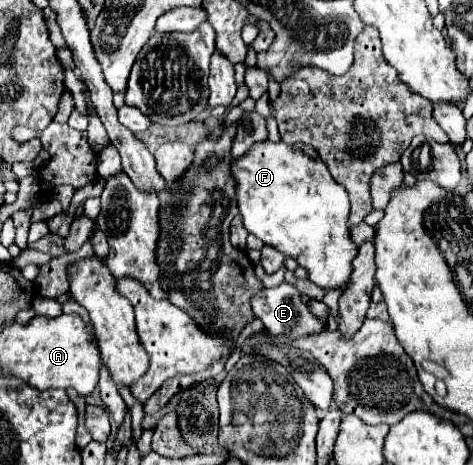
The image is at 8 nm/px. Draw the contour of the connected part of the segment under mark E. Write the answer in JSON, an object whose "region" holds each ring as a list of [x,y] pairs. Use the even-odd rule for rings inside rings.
{"region":[[[283,281],[279,287],[273,289],[261,289],[253,299],[251,299],[251,307],[255,317],[259,317],[265,325],[265,329],[273,335],[287,335],[291,339],[299,339],[303,335],[317,335],[321,331],[325,331],[327,323],[325,319],[315,317],[309,307],[301,301],[301,293],[287,281]]]}

